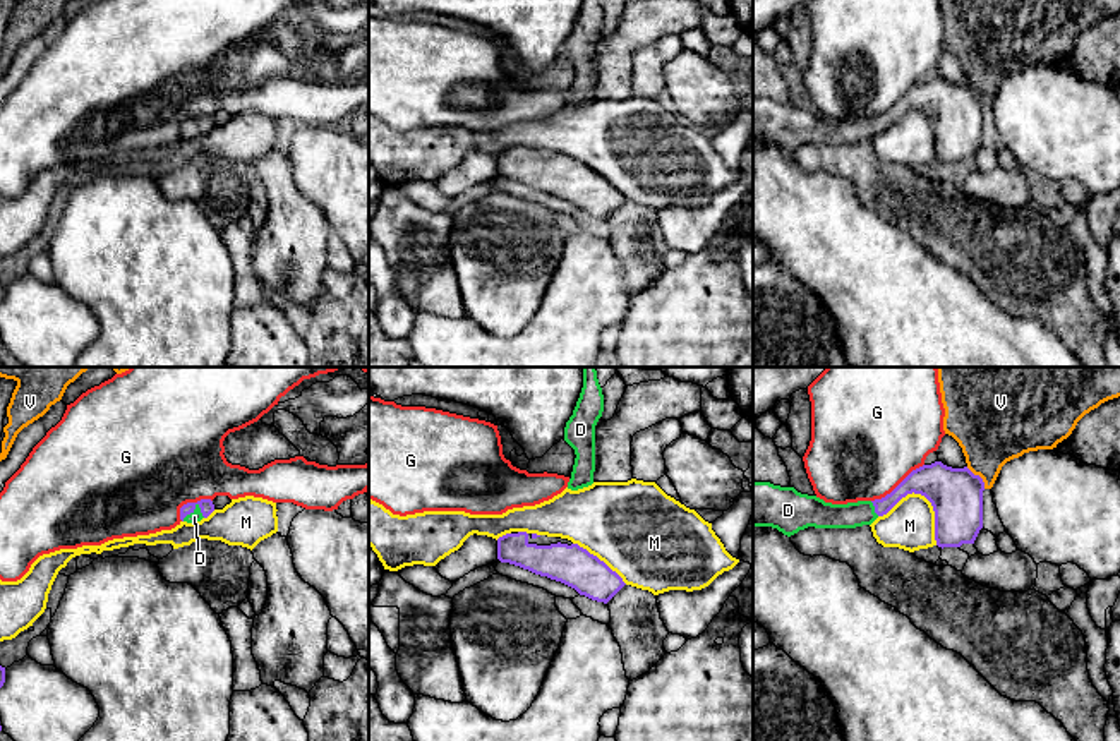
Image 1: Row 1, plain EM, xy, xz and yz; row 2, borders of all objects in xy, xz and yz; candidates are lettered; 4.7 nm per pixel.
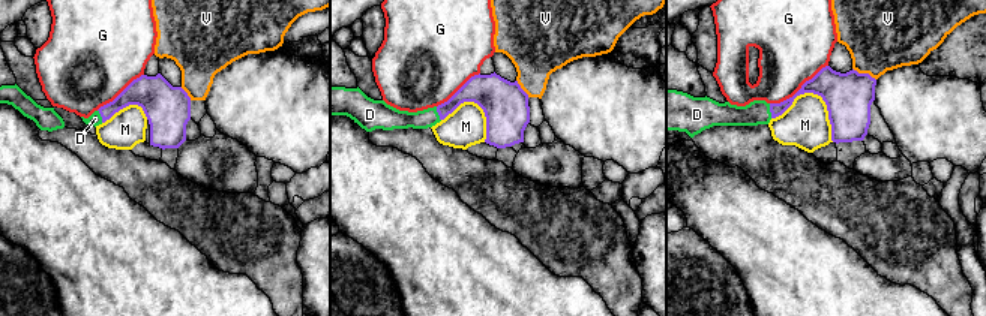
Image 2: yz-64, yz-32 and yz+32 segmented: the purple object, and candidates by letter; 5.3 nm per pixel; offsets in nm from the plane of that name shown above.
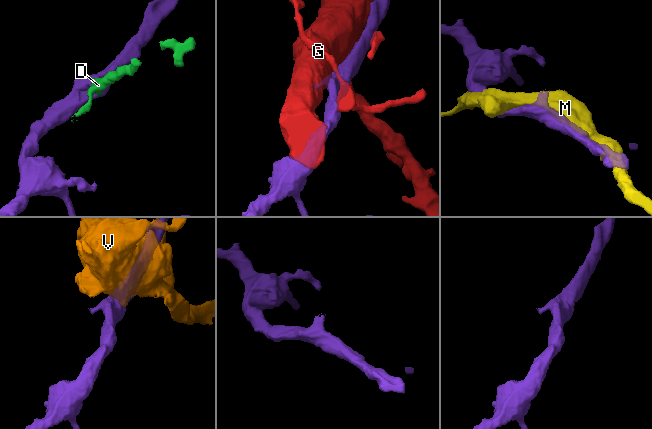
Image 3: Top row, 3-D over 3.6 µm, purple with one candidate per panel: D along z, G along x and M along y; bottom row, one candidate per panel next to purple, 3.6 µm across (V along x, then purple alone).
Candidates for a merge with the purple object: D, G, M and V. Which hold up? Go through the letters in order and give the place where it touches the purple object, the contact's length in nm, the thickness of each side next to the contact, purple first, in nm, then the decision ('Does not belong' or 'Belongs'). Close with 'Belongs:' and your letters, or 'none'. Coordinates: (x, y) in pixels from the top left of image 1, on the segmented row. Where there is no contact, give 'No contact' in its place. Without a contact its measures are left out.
D: Touches purple at xy (191, 512). Shared border 120 nm. Thickness 70 nm (purple) against 50 nm. Belongs
G: Touches purple at yz (899, 484). Shared border 300 nm. Thickness 220 nm (purple) against 500 nm. Does not belong
M: Touches purple at yz (925, 496). Shared border 320 nm. Thickness 260 nm (purple) against 240 nm. Does not belong
V: Touches purple at yz (978, 475). Shared border 140 nm. Thickness 260 nm (purple) against 360 nm. Does not belong
Belongs: D

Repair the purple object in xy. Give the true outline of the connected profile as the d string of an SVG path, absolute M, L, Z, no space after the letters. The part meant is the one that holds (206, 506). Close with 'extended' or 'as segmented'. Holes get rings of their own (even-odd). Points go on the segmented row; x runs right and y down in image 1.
M201 499L197 503L187 503L180 508L180 520L187 523L201 521L214 511L211 499Z; extended

